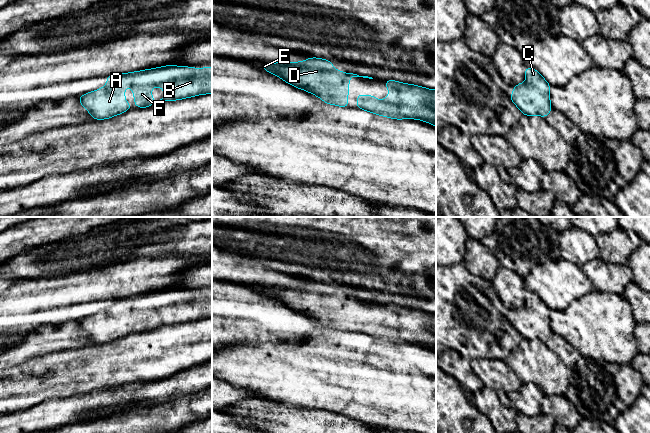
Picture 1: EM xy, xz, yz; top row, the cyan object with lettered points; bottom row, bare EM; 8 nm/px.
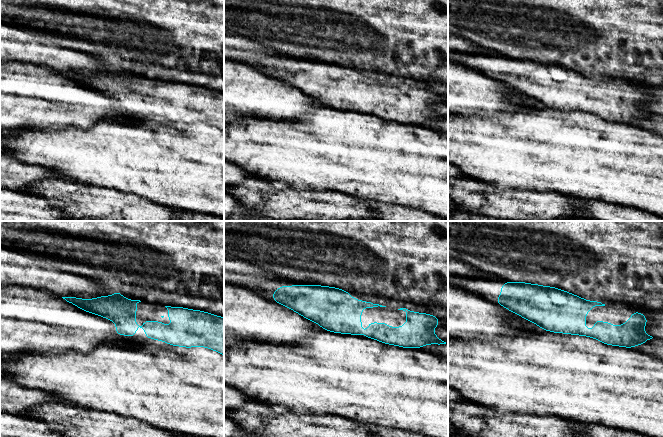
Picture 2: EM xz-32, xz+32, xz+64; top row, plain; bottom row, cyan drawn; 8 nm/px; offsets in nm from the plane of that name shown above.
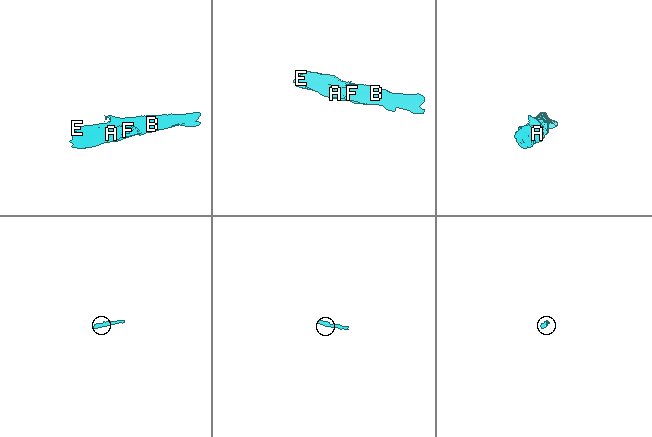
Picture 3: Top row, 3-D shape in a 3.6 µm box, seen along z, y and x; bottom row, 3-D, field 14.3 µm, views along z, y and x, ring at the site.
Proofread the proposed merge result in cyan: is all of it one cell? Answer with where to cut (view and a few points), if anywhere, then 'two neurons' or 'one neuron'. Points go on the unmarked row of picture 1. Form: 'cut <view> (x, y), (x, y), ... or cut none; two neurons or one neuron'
cut none; one neuron

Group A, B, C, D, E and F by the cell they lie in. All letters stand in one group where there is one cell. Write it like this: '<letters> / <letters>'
A B C D E F

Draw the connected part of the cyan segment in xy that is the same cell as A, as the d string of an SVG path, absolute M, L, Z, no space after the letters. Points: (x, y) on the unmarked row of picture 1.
M167 289L123 298L106 300L104 312L78 321L79 327L96 344L104 344L122 338L132 332L125 325L124 311L133 312L137 332L153 330L151 312L160 310L167 317L156 328L171 326L202 318L212 318L212 291L192 292Z

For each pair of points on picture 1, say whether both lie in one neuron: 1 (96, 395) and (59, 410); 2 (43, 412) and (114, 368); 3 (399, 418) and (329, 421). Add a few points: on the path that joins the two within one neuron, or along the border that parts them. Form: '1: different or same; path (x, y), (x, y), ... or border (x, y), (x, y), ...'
1: same; path (87, 404), (83, 407), (68, 410)
2: different; border (66, 397), (50, 398), (43, 402)
3: different; border (335, 411), (362, 422)

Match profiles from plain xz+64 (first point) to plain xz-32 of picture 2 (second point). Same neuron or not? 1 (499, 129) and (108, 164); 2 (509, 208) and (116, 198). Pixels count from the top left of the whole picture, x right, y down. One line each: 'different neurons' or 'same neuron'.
1: same neuron
2: same neuron

